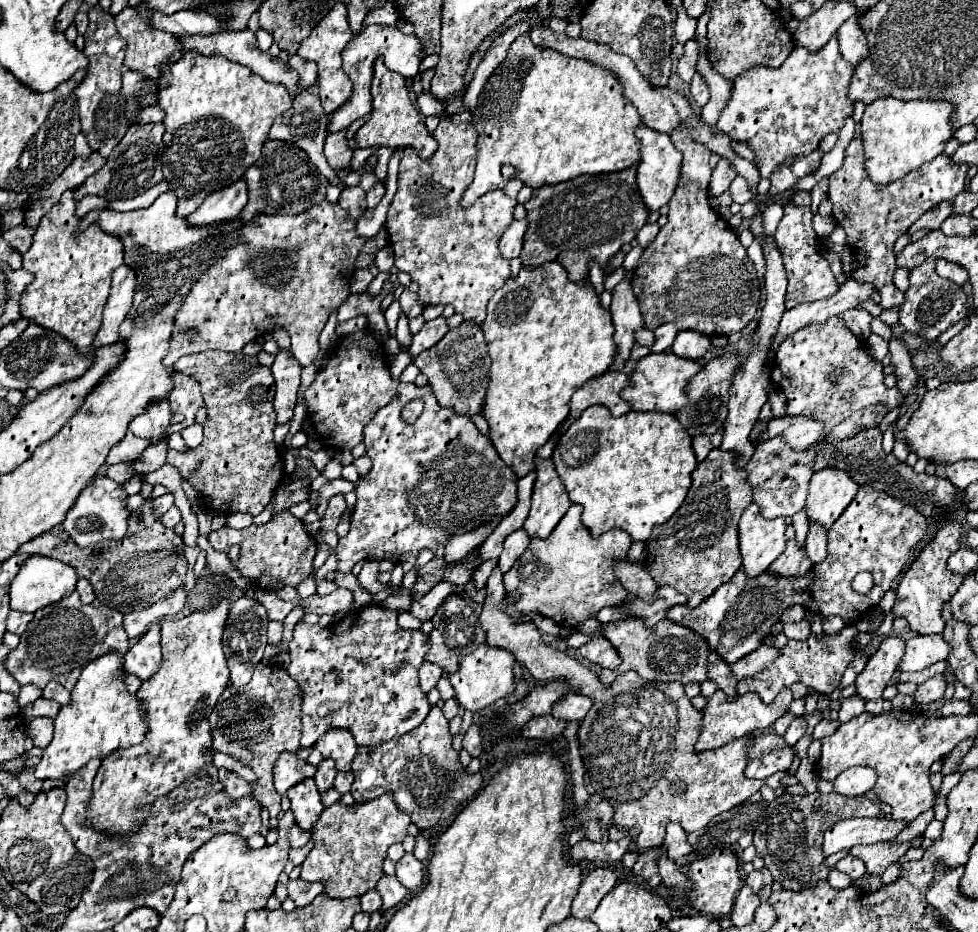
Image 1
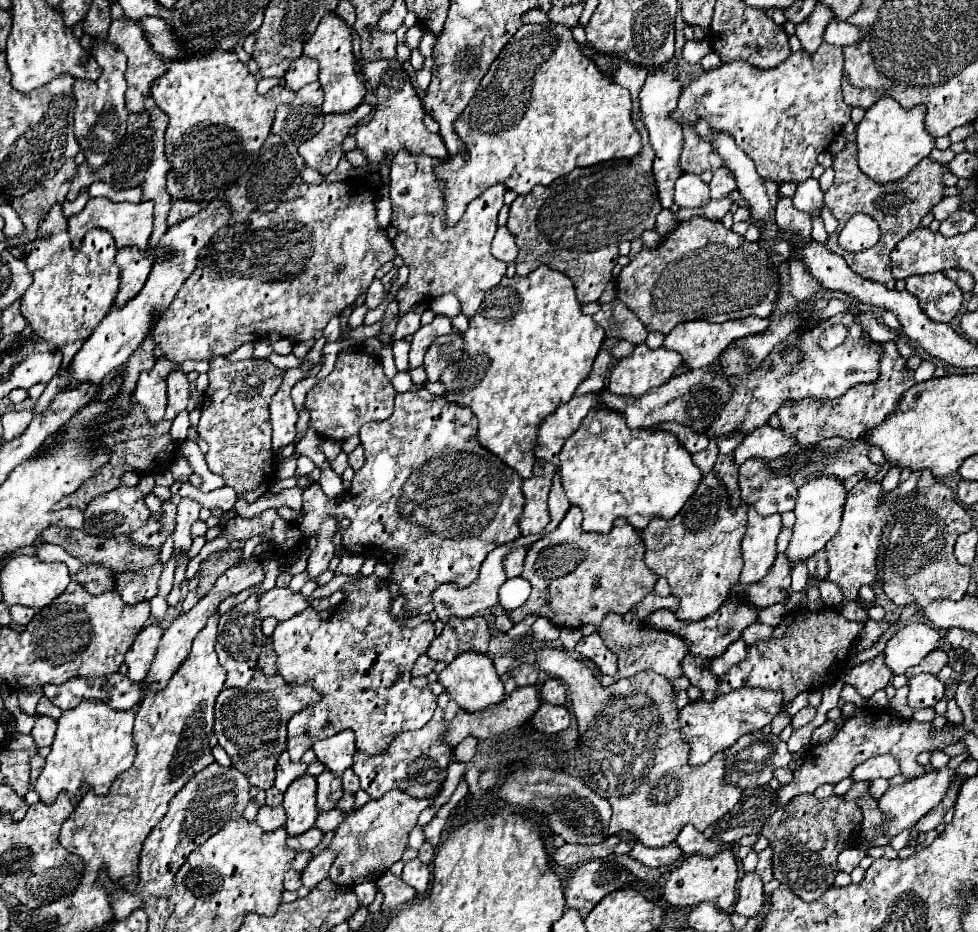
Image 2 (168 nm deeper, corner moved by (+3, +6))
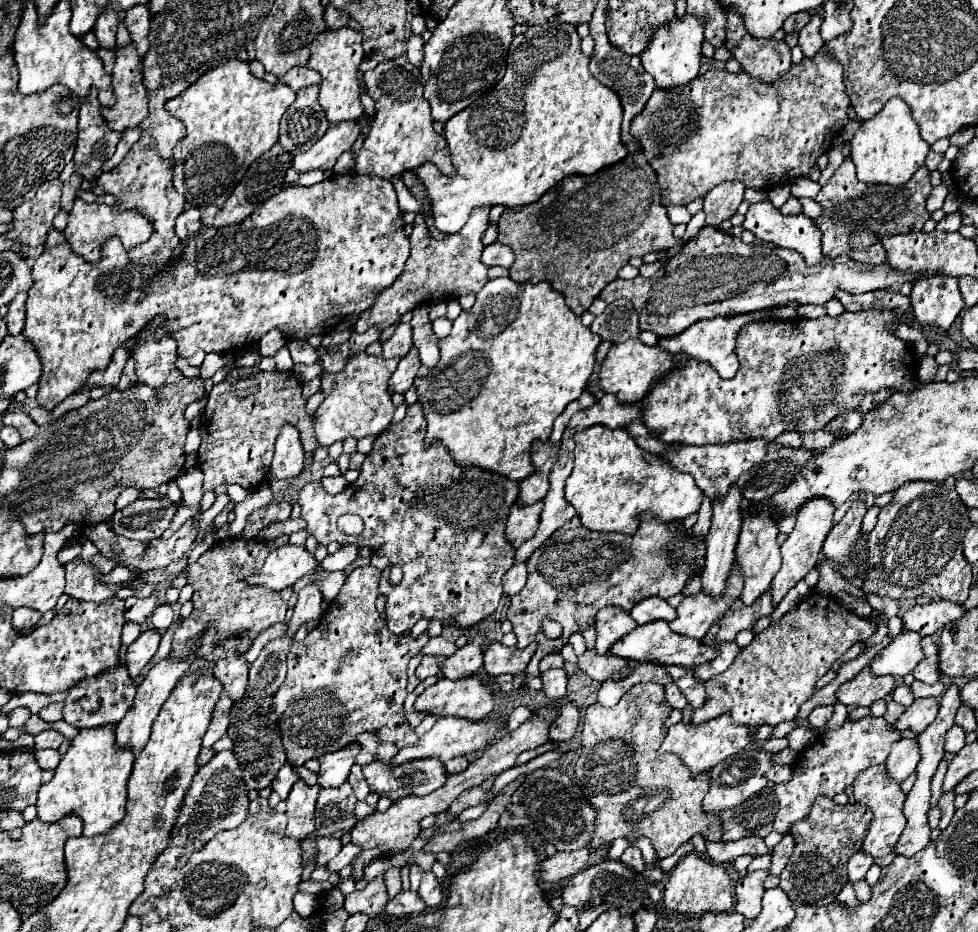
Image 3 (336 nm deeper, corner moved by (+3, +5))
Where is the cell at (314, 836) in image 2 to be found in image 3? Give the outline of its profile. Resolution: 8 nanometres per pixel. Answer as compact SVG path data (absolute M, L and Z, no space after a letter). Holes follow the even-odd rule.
M316 836L316 864L326 864L340 852L342 844L338 838L320 838Z

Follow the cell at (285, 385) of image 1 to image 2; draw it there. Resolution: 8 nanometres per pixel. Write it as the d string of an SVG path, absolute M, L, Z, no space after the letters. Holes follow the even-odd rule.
M286 369L282 387L272 397L272 403L270 403L270 421L272 421L272 429L274 429L272 449L274 449L274 457L276 457L278 463L282 463L280 451L286 445L294 443L294 437L296 437L298 411L296 411L296 407L292 403L290 391L300 379L306 379L306 377L308 377L308 373L302 373L300 369Z

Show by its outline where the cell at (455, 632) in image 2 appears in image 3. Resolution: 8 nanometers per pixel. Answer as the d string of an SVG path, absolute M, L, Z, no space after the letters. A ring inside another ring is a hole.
M476 632L468 636L468 642L458 648L452 656L444 658L444 662L440 664L440 672L446 678L462 678L468 674L476 674L482 668L482 658L484 658L484 650L480 646L486 644L486 634L484 632Z

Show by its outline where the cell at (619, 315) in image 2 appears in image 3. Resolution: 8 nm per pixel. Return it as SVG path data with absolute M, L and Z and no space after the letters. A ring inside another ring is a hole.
M616 300L606 306L606 310L594 318L592 332L600 334L602 340L610 340L612 344L626 342L630 338L638 338L638 314L628 300Z

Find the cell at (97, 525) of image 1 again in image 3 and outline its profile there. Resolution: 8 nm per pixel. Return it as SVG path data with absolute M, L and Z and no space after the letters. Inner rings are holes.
M138 498L126 508L116 510L110 516L110 524L114 534L120 534L130 540L146 542L162 536L174 514L176 508L172 508L170 502Z

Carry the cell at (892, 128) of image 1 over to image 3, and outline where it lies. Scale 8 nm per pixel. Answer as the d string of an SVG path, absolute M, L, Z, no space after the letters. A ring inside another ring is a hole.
M890 98L884 108L862 122L858 132L854 134L850 158L856 164L858 180L868 184L890 184L890 186L902 186L910 180L910 176L924 164L930 144L920 138L920 130L910 116L908 104L904 104L900 98Z

